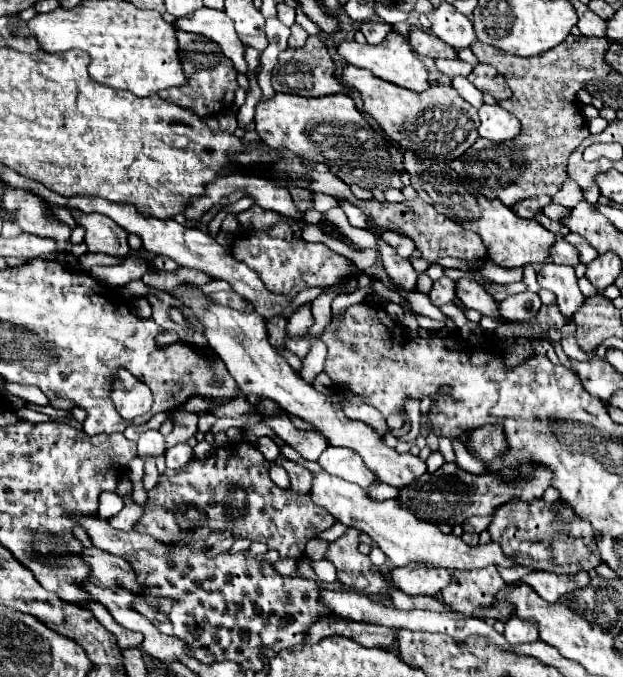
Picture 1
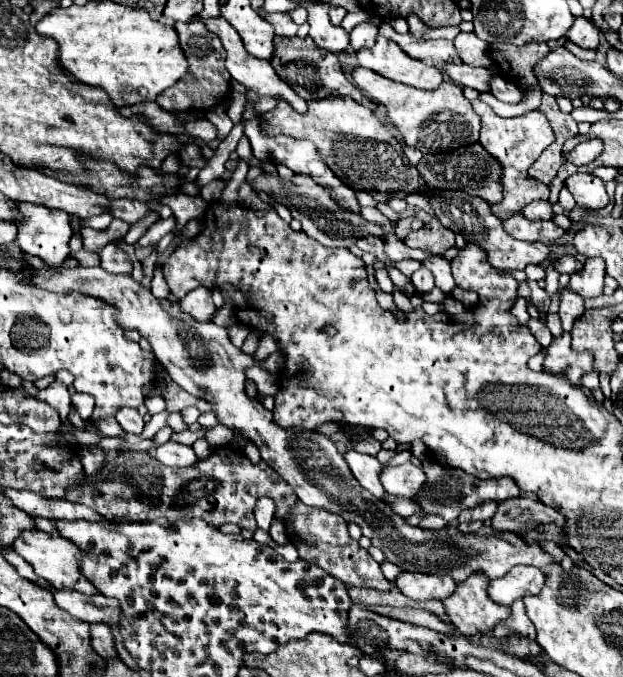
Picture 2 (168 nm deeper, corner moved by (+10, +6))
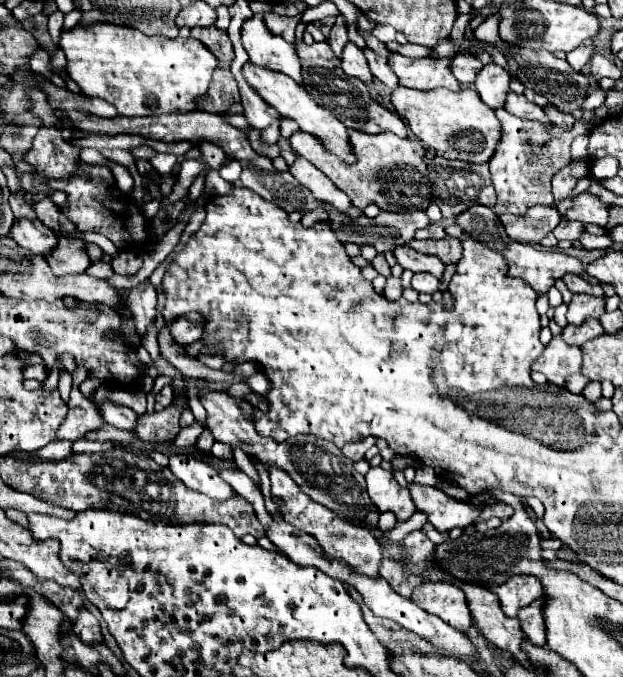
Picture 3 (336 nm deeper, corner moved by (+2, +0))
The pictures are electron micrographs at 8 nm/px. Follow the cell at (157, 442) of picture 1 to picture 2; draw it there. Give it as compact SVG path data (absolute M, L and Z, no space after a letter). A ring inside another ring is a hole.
M121 407L117 411L115 419L123 427L123 431L127 431L127 433L137 433L139 435L143 431L143 425L145 425L143 423L143 417L133 407Z

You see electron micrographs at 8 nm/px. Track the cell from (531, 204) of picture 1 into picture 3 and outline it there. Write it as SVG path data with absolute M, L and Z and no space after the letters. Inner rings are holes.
M561 219L561 223L555 227L553 233L555 233L557 239L571 239L571 241L575 241L575 239L579 239L581 231L583 231L583 225L581 223Z

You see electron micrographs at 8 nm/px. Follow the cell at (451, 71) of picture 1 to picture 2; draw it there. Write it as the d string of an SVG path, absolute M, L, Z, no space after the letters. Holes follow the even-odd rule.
M459 63L459 65L449 65L449 67L443 67L447 71L447 75L463 85L463 87L473 87L477 89L479 93L489 93L489 81L493 79L493 73L485 71L485 69L475 69L475 67L465 67L465 63Z

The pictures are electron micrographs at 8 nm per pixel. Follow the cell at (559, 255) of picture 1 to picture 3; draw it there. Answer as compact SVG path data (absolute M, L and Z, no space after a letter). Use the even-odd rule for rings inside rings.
M567 273L567 275L563 277L563 281L565 281L565 285L567 285L567 289L569 289L571 293L603 295L603 289L597 289L597 287L593 287L593 285L591 285L591 283L587 283L583 277L573 277L573 273Z

